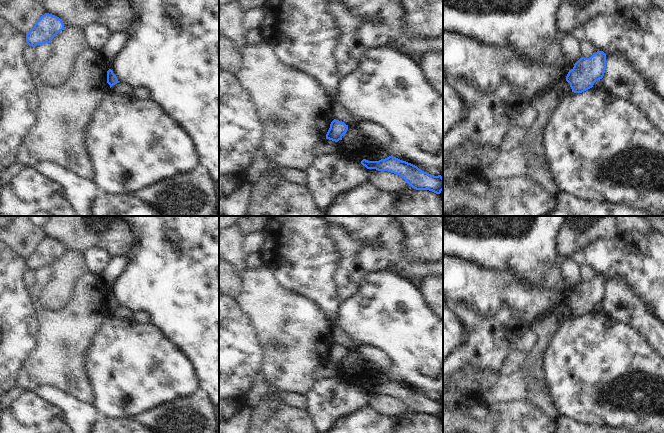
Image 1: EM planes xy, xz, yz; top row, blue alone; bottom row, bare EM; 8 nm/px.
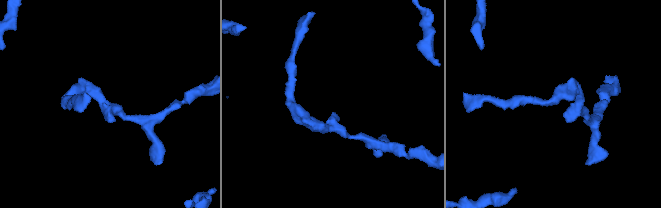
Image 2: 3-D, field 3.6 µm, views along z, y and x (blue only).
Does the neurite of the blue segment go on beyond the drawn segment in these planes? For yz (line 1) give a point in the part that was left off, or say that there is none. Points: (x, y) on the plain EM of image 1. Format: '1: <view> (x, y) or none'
1: none

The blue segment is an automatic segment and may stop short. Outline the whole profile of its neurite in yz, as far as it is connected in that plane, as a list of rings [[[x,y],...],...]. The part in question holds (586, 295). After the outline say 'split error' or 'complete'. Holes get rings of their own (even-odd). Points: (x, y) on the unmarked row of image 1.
[[[598,274],[589,282],[581,281],[568,296],[566,305],[570,308],[572,316],[582,317],[602,303],[605,294],[606,278]]]; complete

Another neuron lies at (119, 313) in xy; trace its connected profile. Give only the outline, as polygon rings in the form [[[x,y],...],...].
[[[117,307],[110,312],[110,317],[115,320],[130,320],[133,313],[123,307]]]

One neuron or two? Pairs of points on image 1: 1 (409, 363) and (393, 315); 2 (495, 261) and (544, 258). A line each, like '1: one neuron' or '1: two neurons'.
1: one neuron
2: one neuron

